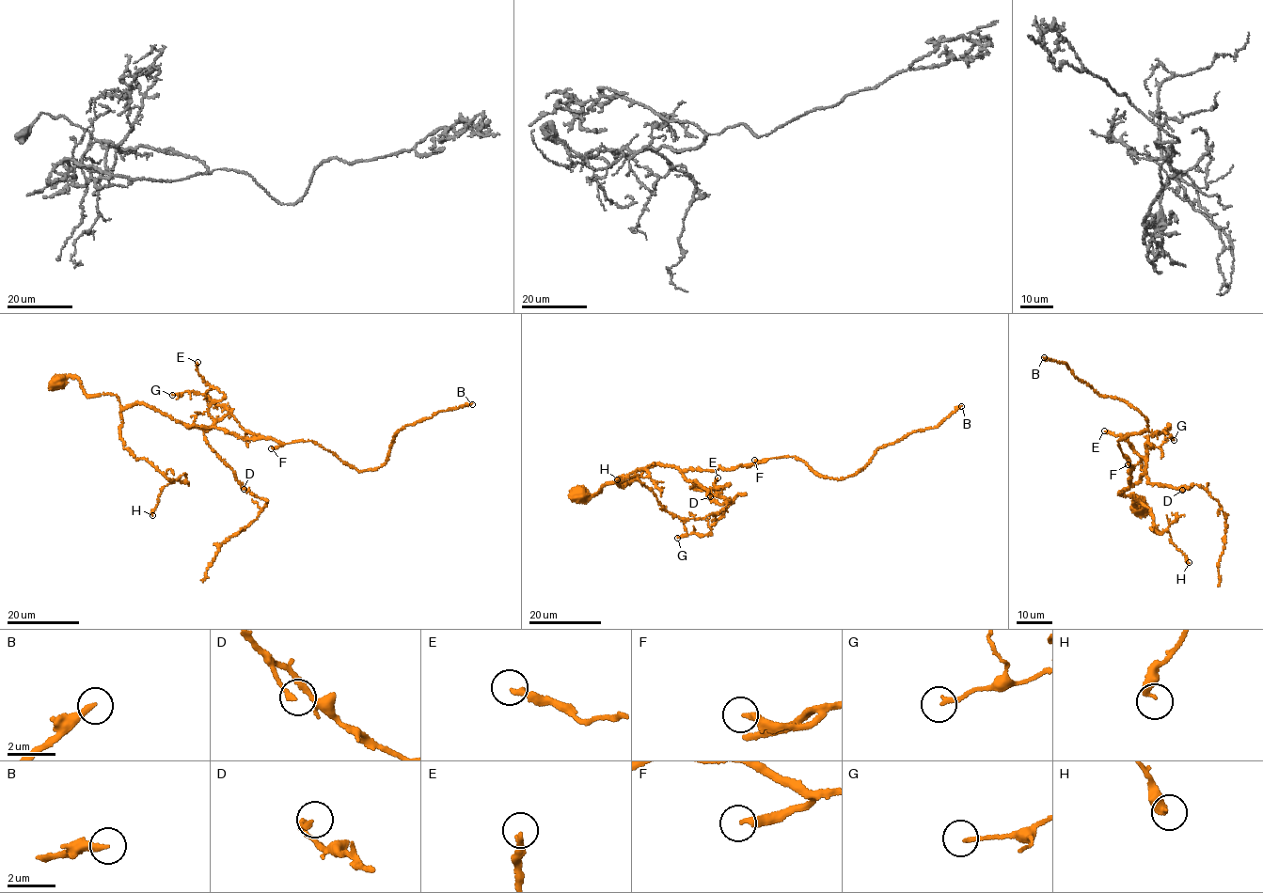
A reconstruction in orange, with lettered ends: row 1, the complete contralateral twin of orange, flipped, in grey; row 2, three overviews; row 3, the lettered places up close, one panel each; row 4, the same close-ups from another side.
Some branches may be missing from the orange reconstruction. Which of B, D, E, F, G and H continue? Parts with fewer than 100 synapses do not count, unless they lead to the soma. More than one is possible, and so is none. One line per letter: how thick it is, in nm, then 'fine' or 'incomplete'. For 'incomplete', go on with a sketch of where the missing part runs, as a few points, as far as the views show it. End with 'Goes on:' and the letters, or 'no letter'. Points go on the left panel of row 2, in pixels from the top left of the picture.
B: calibre 240 nm; incomplete
D: calibre 170 nm; fine
E: calibre 220 nm; fine
F: calibre 280 nm; incomplete; course (271, 448), (217, 458), (154, 446), (140, 440), (116, 446), (116, 454), (130, 473), (122, 473), (134, 461)
G: calibre 160 nm; fine
H: calibre 320 nm; fine
Goes on: B, F

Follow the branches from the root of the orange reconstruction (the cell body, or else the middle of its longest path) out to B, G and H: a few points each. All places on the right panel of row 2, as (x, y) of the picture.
B: (1140, 509), (1118, 493), (1133, 467), (1117, 441), (1147, 429), (1145, 417), (1044, 357)
G: (1140, 509), (1135, 494), (1138, 505), (1119, 492), (1144, 472), (1148, 436), (1169, 425), (1174, 440)
H: (1140, 509), (1131, 493), (1150, 509), (1158, 530), (1154, 530), (1169, 533), (1171, 542), (1189, 562)

